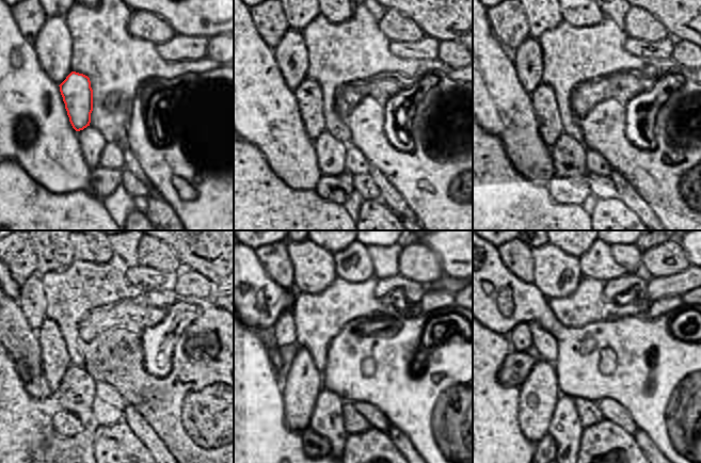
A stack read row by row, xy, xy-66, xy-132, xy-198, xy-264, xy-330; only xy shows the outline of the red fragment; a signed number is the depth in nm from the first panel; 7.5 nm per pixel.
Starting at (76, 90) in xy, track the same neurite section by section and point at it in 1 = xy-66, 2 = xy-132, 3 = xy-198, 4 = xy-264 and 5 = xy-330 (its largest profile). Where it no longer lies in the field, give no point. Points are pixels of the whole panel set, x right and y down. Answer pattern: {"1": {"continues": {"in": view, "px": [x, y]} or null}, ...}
{"1": {"continues": {"in": "xy-66", "px": [309, 94]}}, "2": {"continues": {"in": "xy-132", "px": [544, 99]}}, "3": {"continues": {"in": "xy-198", "px": [74, 361]}}, "4": {"continues": {"in": "xy-264", "px": [303, 379]}}, "5": {"continues": {"in": "xy-330", "px": [536, 382]}}}

